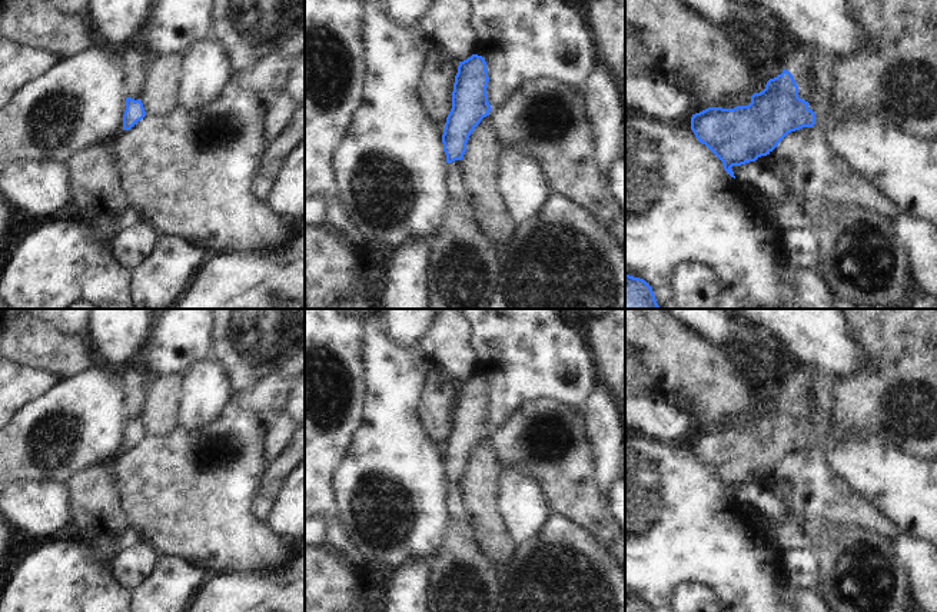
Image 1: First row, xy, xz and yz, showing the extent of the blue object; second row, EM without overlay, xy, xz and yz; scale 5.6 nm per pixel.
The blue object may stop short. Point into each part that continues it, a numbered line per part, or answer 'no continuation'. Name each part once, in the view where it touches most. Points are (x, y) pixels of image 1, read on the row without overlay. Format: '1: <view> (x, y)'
1: yz (893, 395)

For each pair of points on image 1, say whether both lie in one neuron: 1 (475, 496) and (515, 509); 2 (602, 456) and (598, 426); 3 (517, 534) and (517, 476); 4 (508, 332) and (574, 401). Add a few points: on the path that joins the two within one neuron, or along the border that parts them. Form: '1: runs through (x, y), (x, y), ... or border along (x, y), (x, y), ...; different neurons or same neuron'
1: border along (502, 471), (498, 479), (498, 514), (509, 535); different neurons
2: runs through (602, 449), (602, 433); same neuron
3: runs through (517, 519), (517, 491); same neuron
4: runs through (525, 349), (560, 383); same neuron

